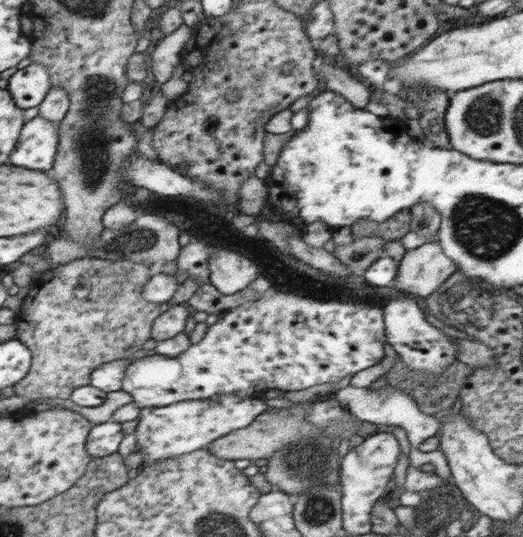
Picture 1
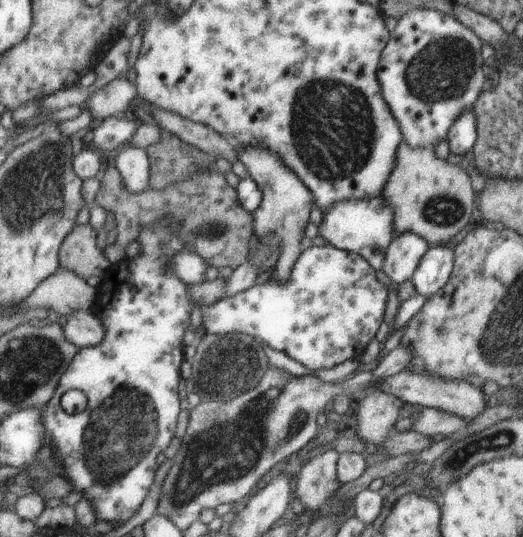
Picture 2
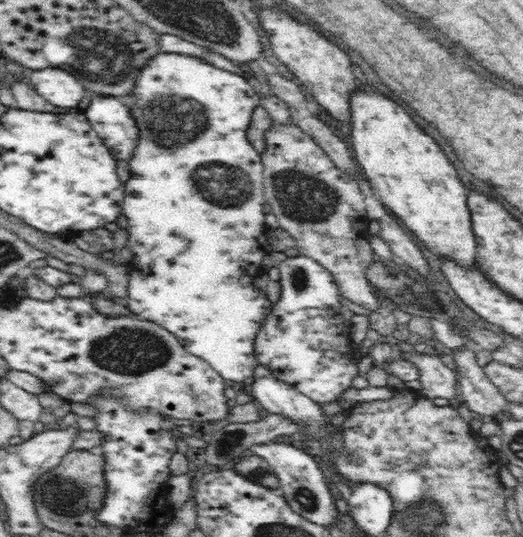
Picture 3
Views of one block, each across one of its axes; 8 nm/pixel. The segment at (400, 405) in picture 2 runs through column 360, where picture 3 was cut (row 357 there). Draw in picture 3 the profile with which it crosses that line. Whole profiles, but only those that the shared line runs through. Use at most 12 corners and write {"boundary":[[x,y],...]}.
{"boundary":[[404,352],[402,360],[420,368],[422,396],[446,398],[460,406],[458,372],[438,354]]}

